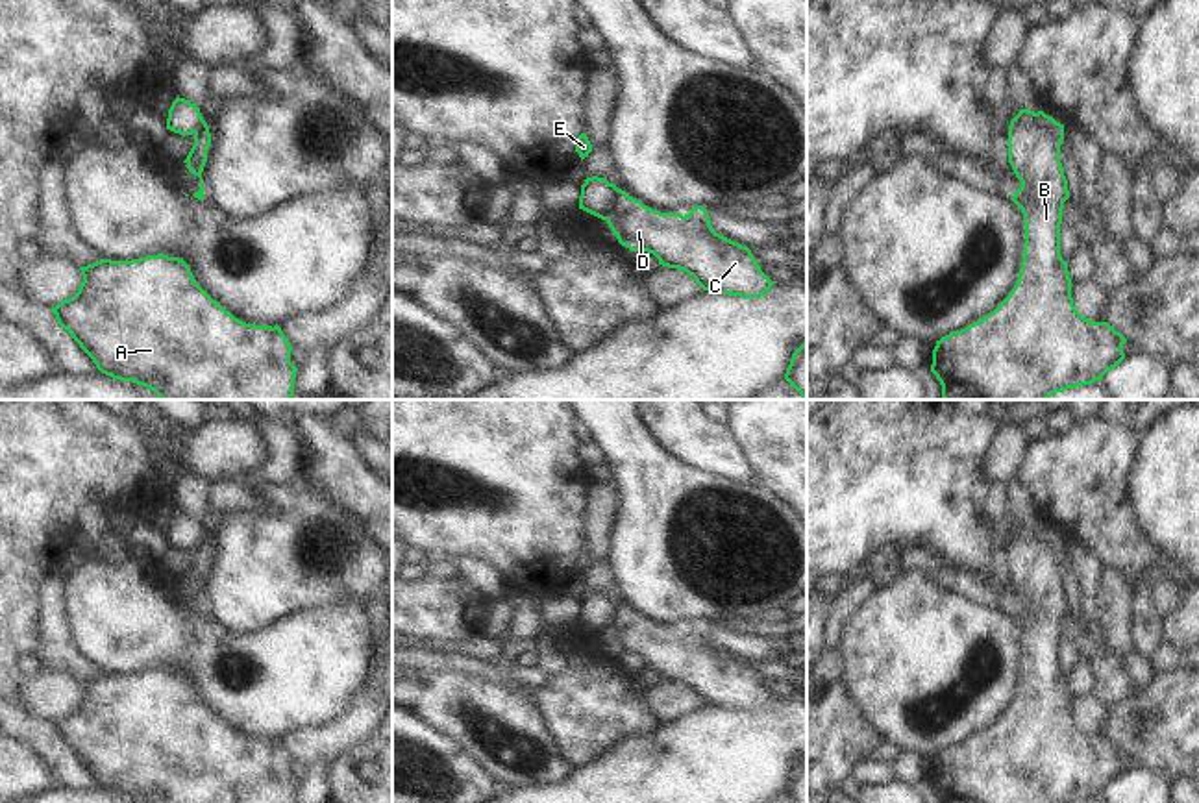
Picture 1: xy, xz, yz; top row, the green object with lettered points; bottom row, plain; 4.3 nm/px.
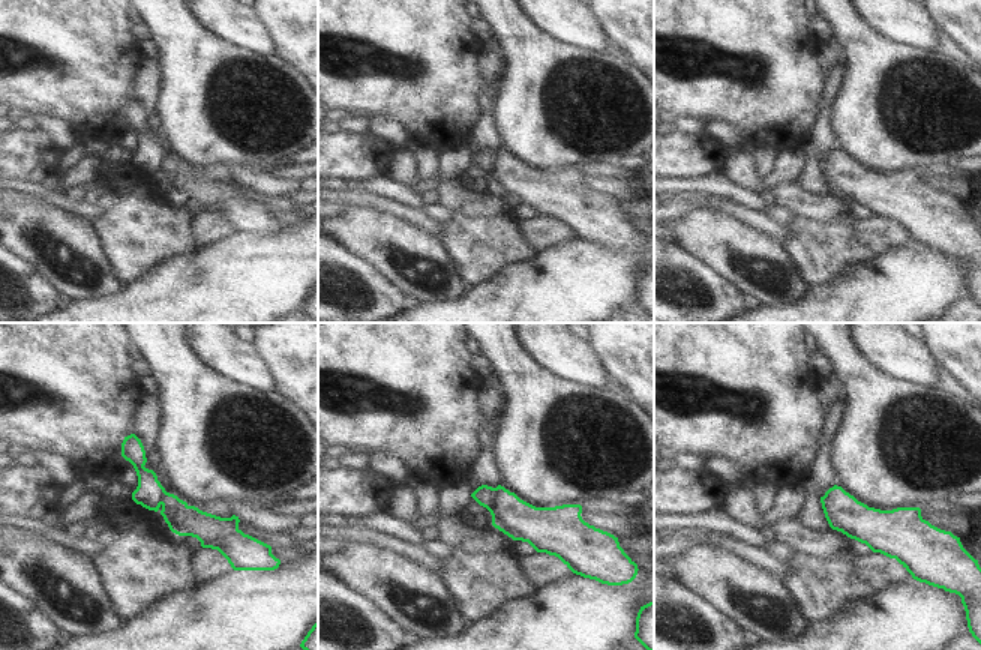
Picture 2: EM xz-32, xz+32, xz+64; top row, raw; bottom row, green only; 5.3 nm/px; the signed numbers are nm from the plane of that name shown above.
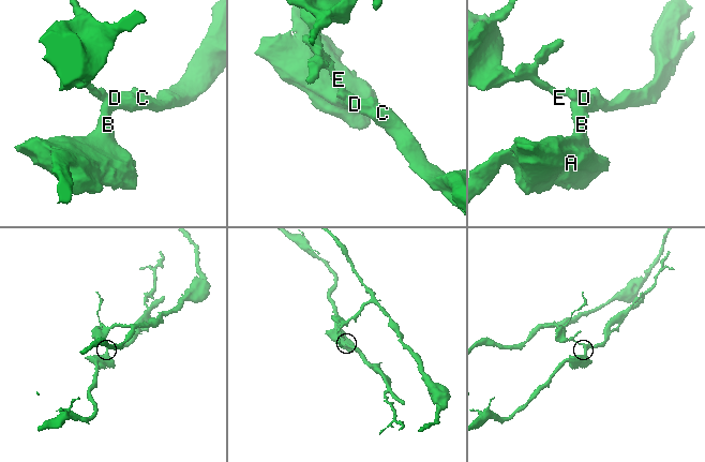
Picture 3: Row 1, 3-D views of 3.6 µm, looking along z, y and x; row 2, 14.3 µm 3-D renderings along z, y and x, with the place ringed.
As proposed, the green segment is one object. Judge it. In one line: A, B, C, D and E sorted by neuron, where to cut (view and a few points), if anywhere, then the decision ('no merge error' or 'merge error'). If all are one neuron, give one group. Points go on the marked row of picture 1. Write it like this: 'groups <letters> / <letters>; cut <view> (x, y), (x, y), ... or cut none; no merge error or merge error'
groups A B C D / E; cut xz (617, 187), (611, 198), (611, 213), (605, 219); merge error

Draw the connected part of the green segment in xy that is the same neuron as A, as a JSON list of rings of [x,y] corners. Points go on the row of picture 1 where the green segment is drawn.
[[[165,253],[81,266],[78,292],[50,311],[96,368],[154,390],[161,400],[290,400],[298,368],[279,326],[235,318],[192,278],[189,265]]]

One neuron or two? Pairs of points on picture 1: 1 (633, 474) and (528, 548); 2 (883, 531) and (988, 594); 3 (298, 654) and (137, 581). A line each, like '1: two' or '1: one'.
1: two
2: two
3: one

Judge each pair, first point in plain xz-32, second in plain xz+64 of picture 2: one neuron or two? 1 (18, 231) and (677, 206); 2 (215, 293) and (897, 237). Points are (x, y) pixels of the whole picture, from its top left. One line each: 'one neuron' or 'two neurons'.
1: two neurons
2: two neurons

